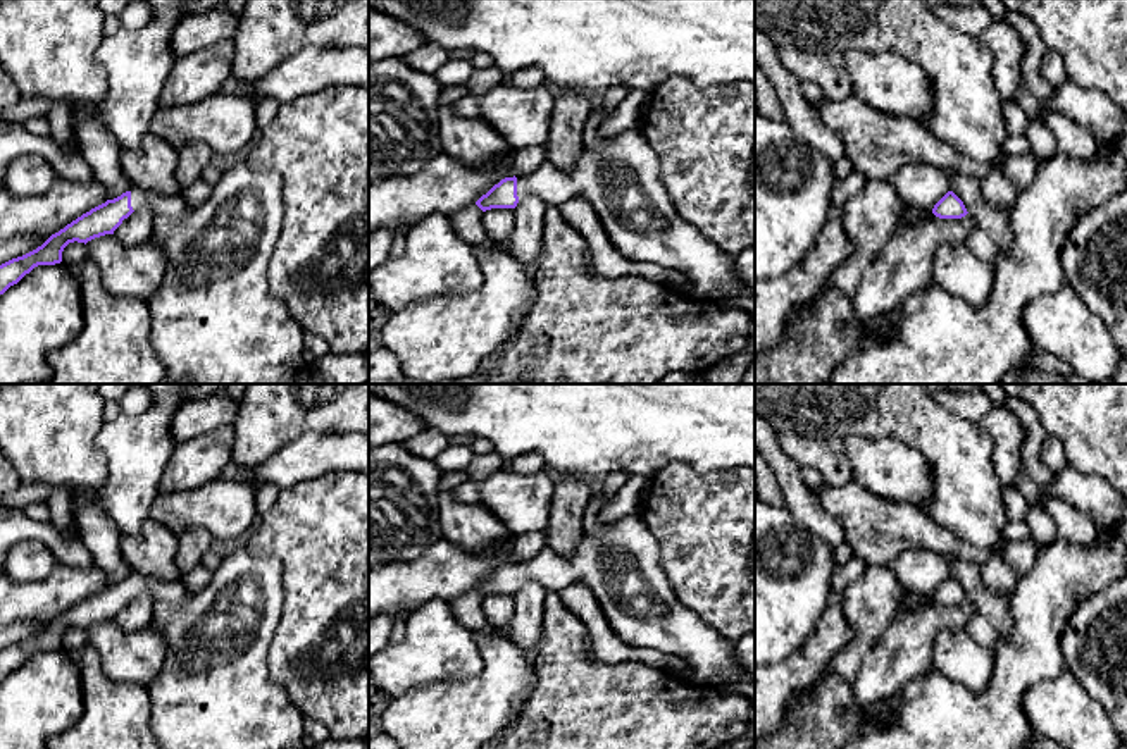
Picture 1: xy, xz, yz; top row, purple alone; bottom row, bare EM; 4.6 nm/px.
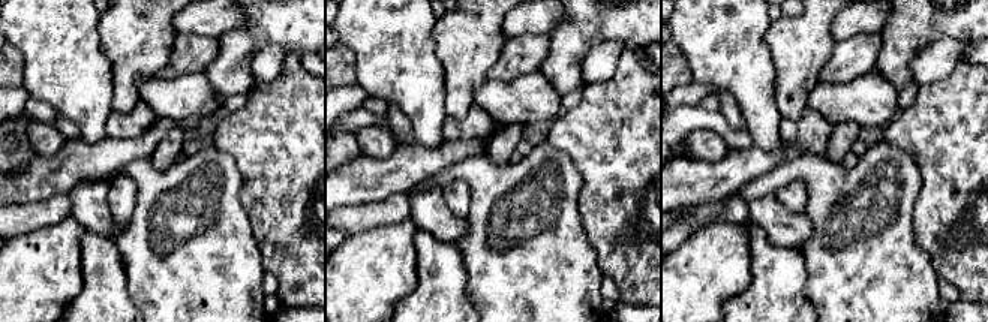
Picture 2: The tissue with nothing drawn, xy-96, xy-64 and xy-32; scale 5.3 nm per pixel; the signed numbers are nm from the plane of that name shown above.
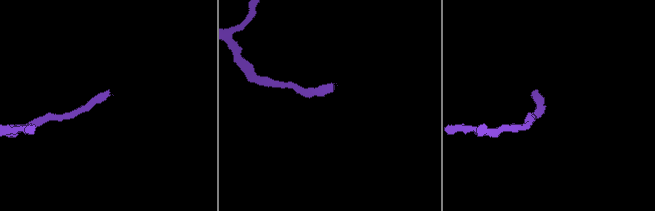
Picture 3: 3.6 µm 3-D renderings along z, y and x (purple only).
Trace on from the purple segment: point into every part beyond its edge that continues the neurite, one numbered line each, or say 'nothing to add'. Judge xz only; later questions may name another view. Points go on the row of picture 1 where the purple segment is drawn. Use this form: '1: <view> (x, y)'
1: xz (621, 183)

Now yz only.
nothing to add

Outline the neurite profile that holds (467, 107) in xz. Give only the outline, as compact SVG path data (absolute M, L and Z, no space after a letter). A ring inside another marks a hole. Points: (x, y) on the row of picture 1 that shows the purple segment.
M470 93L462 96L453 103L453 112L464 119L479 121L481 110L479 110L477 96Z

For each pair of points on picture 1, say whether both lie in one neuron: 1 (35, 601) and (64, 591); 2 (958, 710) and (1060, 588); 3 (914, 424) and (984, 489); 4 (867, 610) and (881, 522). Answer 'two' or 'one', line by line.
1: one
2: one
3: one
4: two

